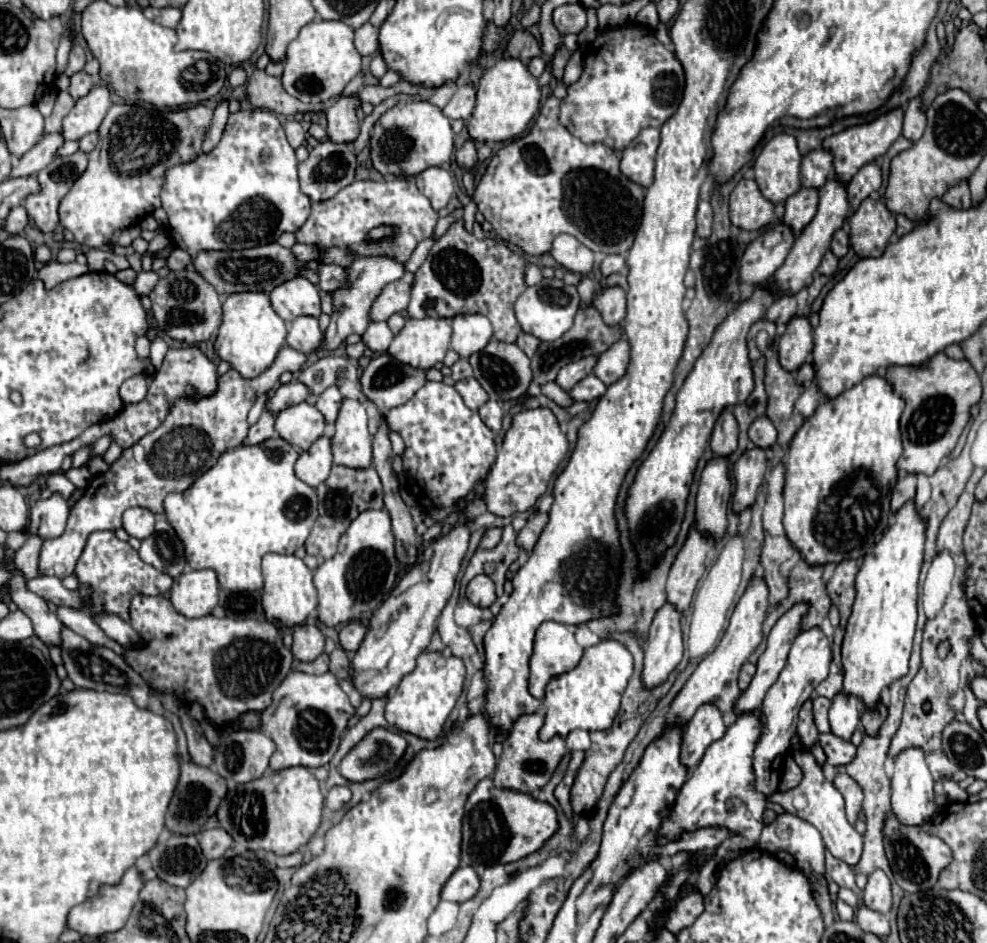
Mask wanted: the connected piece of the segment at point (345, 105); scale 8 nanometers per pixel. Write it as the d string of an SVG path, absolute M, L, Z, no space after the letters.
M340 95L338 99L332 101L330 109L326 111L326 119L328 119L328 139L334 143L354 143L354 139L360 133L360 123L356 117L356 107L360 105L356 95Z

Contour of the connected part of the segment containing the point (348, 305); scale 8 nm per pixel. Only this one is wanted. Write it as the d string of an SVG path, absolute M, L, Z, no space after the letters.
M328 247L328 249L320 249L320 259L326 261L326 263L338 263L338 265L344 265L348 269L348 285L334 291L332 293L332 299L334 299L334 315L330 319L330 327L326 331L326 343L322 343L324 349L336 349L344 343L344 339L350 335L350 333L356 333L356 335L364 335L366 327L370 325L370 307L374 303L374 299L380 295L380 291L392 283L392 281L398 281L406 269L404 269L404 263L398 263L394 257L388 257L388 255L370 255L370 259L362 259L360 255L354 255L350 257L348 253L344 251L338 251L336 247Z

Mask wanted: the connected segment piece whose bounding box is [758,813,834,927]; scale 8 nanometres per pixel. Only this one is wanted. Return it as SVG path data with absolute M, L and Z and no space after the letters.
M782 813L776 817L776 821L772 821L770 825L764 827L762 835L760 835L760 841L758 841L758 847L766 853L774 853L774 851L786 851L790 855L794 855L796 863L798 863L798 869L810 879L812 887L814 887L814 893L816 893L816 901L818 901L818 907L822 911L822 917L824 917L824 927L830 927L830 923L834 921L834 911L832 911L832 901L830 901L830 895L828 895L828 885L826 885L826 877L824 877L824 843L822 843L822 837L818 833L818 829L810 823L806 823L804 819L798 819L796 815L790 815L790 813Z

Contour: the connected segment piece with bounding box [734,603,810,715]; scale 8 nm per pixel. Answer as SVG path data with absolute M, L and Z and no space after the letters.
M796 603L792 609L788 609L780 619L778 619L778 623L772 627L772 631L770 631L770 635L768 635L768 645L766 645L766 651L760 655L760 659L758 659L758 665L756 665L756 675L754 675L754 679L752 679L752 683L750 683L750 687L740 695L740 699L738 699L738 703L736 703L736 707L734 707L734 711L736 711L736 715L740 715L740 713L748 713L748 711L752 711L752 709L758 709L760 705L762 705L762 699L764 699L764 695L766 695L766 691L772 687L772 683L778 679L778 675L780 675L780 671L784 669L784 665L786 665L786 659L788 659L788 649L790 649L790 645L792 645L792 641L794 641L794 637L798 635L798 631L800 631L800 625L802 625L802 619L804 619L804 615L808 613L808 609L810 609L810 605L808 603Z

